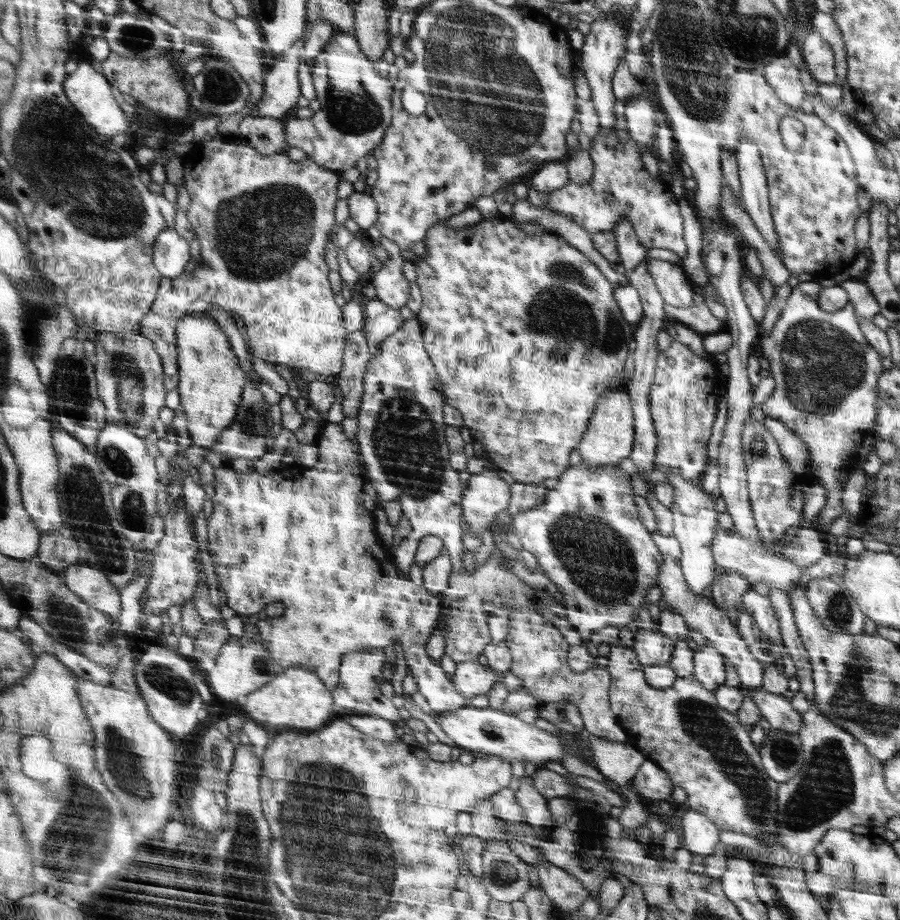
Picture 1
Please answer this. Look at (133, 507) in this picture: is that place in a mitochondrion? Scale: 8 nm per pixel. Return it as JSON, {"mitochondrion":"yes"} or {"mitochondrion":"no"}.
{"mitochondrion":"yes"}

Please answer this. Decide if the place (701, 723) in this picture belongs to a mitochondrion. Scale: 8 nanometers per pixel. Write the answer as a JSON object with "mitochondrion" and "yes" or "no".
{"mitochondrion":"yes"}

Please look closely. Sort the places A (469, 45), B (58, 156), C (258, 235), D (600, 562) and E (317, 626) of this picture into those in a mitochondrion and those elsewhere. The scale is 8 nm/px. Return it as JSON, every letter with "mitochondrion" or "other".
{"A":"mitochondrion","B":"mitochondrion","C":"mitochondrion","D":"mitochondrion","E":"other"}

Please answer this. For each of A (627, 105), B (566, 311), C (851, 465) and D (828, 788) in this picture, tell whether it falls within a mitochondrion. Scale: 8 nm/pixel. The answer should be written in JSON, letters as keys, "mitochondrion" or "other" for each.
{"A":"other","B":"mitochondrion","C":"other","D":"mitochondrion"}

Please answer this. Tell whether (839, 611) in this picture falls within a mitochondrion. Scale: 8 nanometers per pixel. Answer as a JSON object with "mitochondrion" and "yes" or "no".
{"mitochondrion":"yes"}

